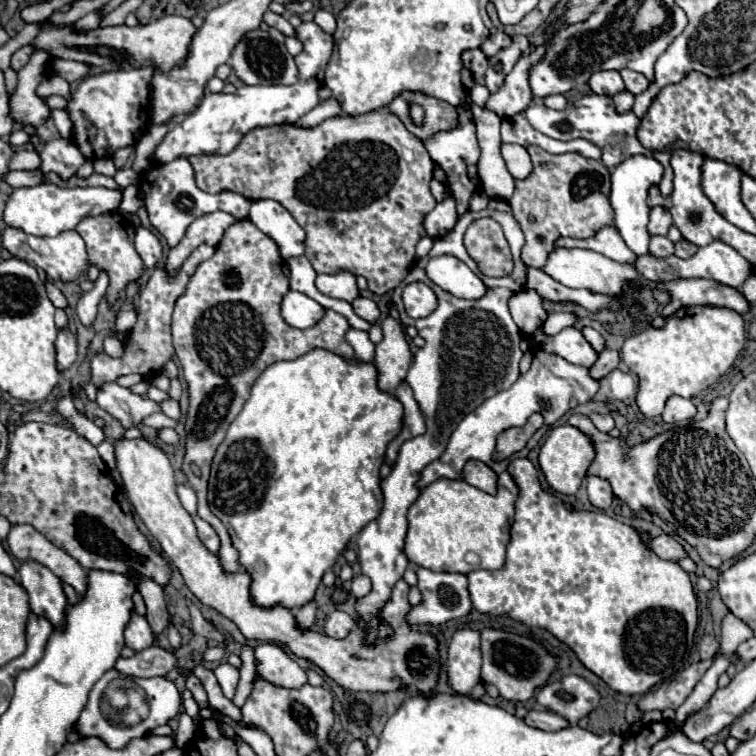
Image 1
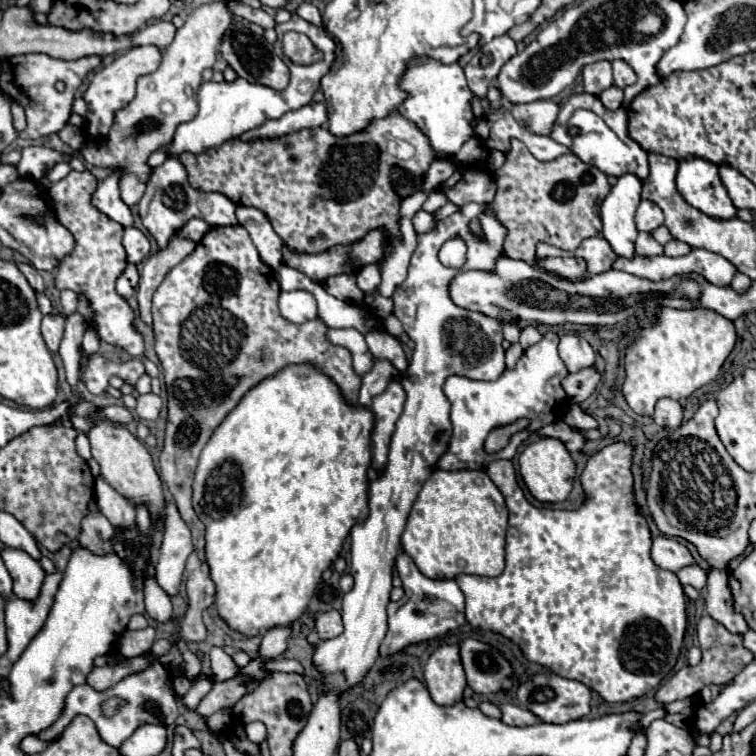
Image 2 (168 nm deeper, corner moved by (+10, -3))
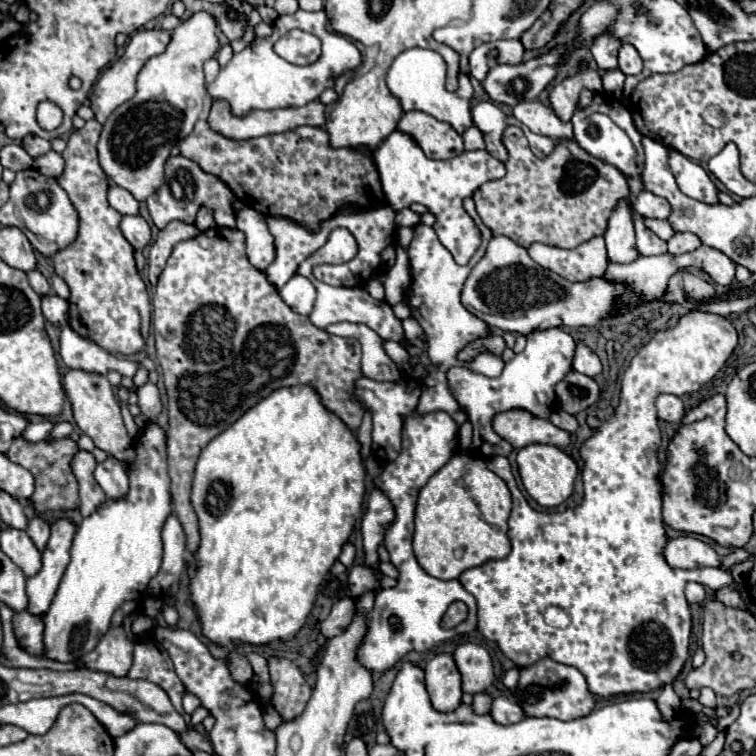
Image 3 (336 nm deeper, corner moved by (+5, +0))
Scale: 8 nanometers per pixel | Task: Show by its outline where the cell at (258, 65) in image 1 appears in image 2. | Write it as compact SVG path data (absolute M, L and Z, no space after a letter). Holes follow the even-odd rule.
M233 21L229 31L225 33L223 43L221 43L221 55L227 61L227 65L241 79L247 79L249 83L259 83L259 85L265 85L265 87L271 87L277 91L281 91L289 85L289 69L283 63L283 59L275 55L273 45L267 43L261 35L251 33L251 29L247 29L241 21Z

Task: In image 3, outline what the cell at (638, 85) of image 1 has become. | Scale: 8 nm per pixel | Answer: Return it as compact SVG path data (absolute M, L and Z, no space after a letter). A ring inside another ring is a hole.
M622 44L620 52L618 52L618 68L624 74L640 74L642 58L632 44Z

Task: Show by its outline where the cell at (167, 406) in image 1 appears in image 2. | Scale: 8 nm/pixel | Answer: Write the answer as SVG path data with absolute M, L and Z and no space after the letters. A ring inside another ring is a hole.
M155 393L139 395L135 415L141 421L155 421L159 417L159 413L161 413L161 407L163 407L163 401L161 401L159 395L155 395Z

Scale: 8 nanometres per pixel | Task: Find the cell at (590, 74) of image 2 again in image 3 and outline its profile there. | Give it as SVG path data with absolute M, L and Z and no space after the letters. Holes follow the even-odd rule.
M608 28L606 32L602 32L600 36L594 38L590 50L594 54L594 60L598 62L598 66L602 70L610 70L610 68L618 68L618 48L622 46L622 42L618 38L614 38L612 28Z

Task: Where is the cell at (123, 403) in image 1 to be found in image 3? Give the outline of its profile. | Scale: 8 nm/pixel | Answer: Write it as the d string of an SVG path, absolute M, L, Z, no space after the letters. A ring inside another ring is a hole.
M64 326L62 332L60 332L60 356L62 356L62 360L64 360L64 364L66 364L68 368L82 368L82 370L86 370L86 372L98 372L98 374L108 374L110 370L118 370L122 376L133 378L134 372L136 372L136 368L138 368L136 362L120 360L120 358L116 358L114 354L106 352L104 348L100 348L98 344L86 340L86 338L82 338L82 336L78 336L70 326Z

